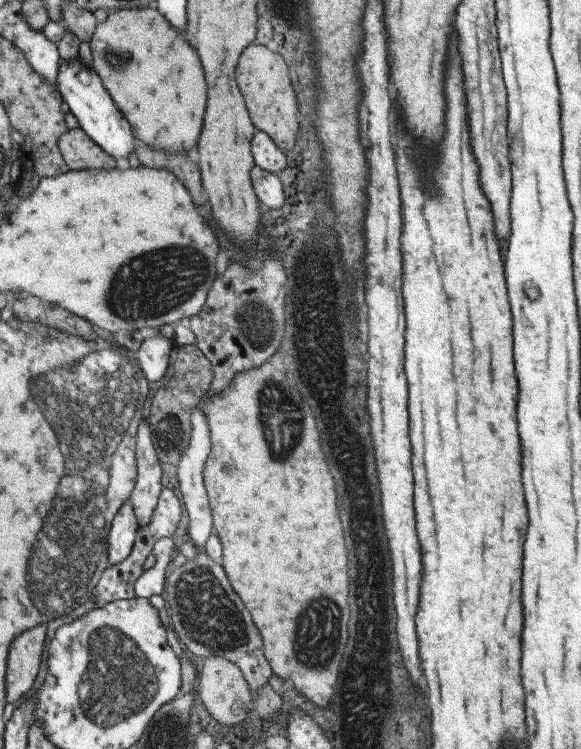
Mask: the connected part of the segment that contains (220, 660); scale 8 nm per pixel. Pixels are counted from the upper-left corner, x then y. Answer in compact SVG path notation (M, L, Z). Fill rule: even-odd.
M210 656L203 660L199 675L201 677L199 695L202 698L203 706L213 719L221 725L231 727L250 718L253 711L251 690L238 665L234 665L223 657Z

